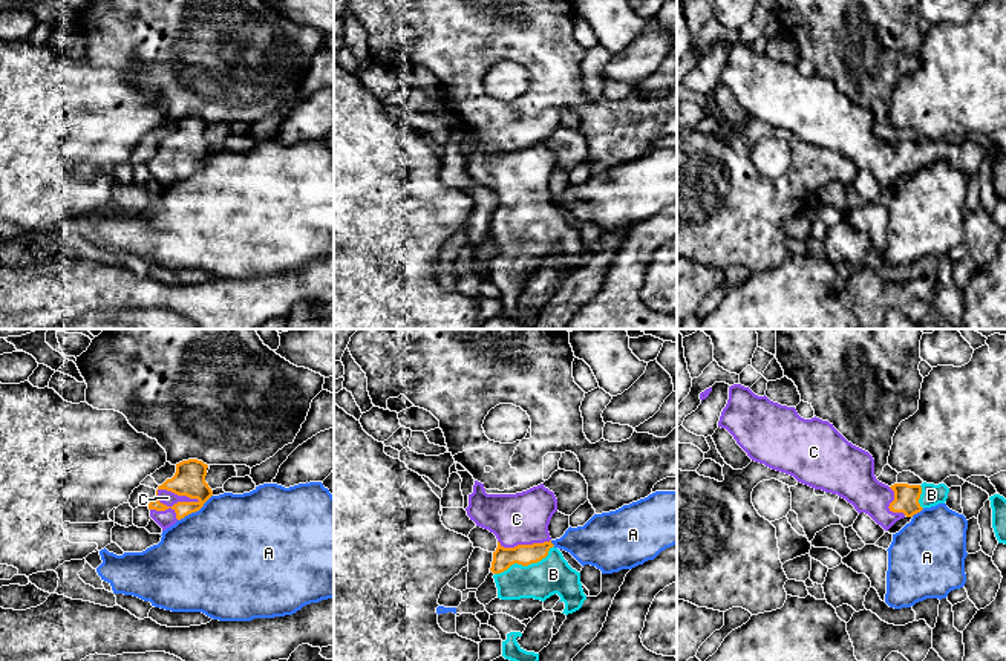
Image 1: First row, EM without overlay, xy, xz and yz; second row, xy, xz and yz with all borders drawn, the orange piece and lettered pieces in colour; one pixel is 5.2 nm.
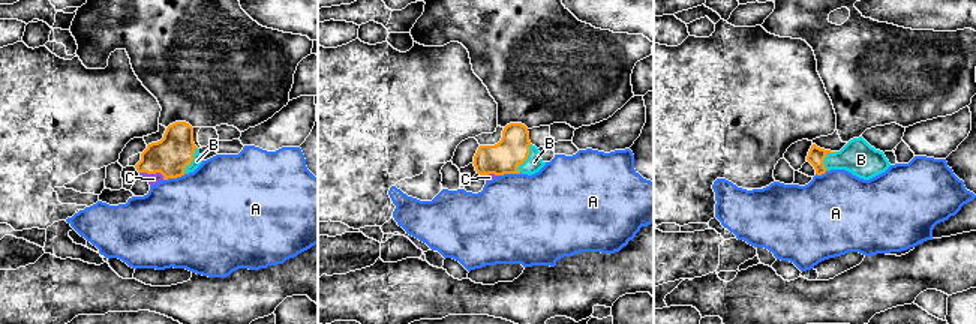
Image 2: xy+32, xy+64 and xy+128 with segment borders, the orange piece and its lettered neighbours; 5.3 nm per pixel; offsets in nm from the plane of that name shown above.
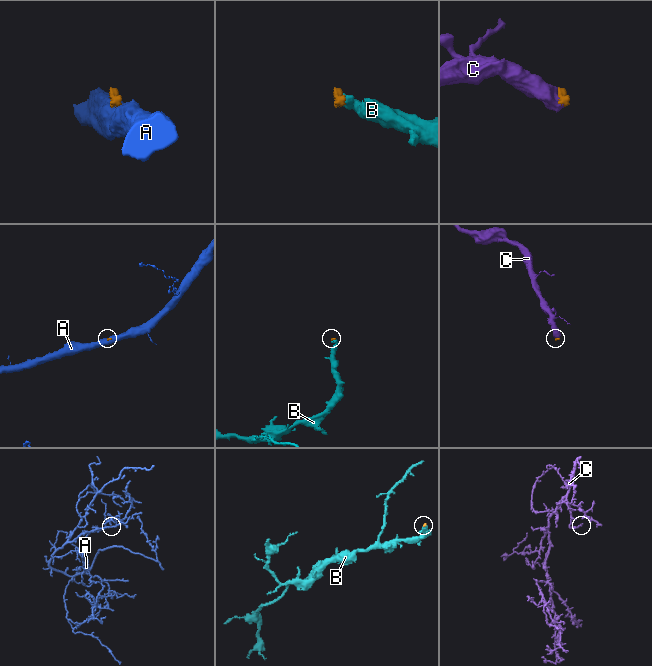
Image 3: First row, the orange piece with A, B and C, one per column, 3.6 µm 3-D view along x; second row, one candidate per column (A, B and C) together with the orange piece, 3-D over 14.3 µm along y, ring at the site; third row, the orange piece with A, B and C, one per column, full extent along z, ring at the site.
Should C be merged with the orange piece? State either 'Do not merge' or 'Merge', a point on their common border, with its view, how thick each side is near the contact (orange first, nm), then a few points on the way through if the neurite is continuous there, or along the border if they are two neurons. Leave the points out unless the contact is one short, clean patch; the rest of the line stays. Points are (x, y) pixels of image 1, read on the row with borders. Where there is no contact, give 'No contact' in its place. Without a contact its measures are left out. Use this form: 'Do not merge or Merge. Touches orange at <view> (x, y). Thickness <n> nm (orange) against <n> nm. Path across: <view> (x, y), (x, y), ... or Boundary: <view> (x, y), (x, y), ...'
Merge. Touches orange at xy (175, 504). Thickness 160 nm (orange) against 80 nm. Path across: xy (189, 479), (190, 499), (175, 504), (167, 498)

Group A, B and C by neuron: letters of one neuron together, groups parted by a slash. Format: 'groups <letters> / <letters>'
groups A / B C

